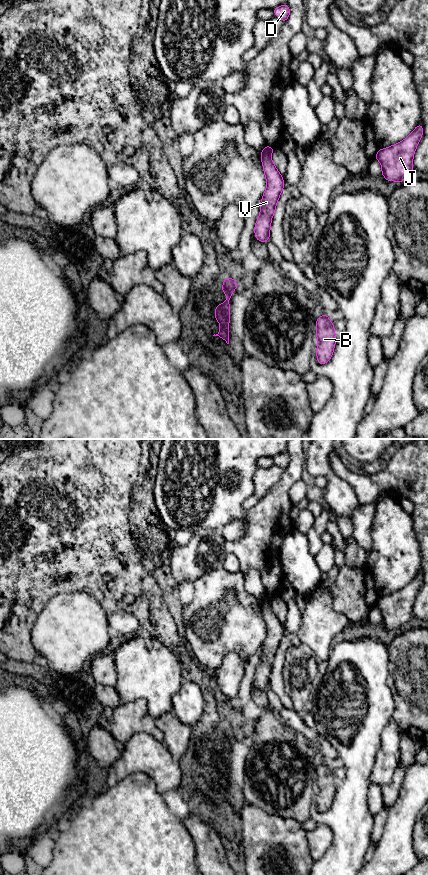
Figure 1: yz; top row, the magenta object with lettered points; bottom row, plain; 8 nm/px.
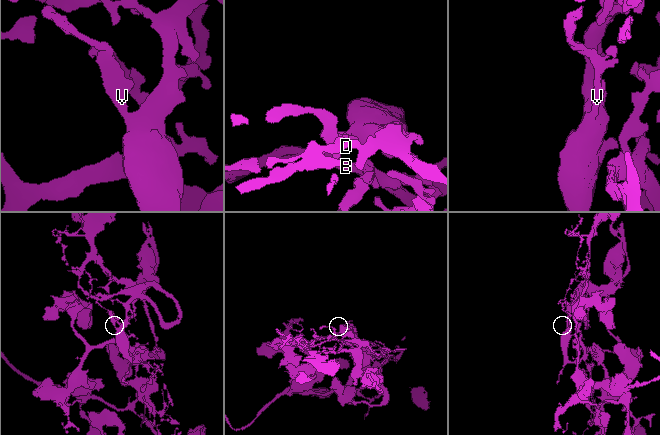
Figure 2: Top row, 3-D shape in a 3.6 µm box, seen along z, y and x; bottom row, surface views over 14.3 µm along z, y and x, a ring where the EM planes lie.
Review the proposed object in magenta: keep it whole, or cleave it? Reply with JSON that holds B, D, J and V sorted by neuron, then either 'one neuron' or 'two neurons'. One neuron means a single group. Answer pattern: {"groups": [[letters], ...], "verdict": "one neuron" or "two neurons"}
{"groups": [["B", "D", "J", "V"]], "verdict": "one neuron"}

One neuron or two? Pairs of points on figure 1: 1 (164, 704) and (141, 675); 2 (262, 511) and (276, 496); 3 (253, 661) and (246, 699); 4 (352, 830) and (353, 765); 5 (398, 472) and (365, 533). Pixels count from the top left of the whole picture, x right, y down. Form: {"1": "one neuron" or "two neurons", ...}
{"1": "one neuron", "2": "one neuron", "3": "one neuron", "4": "one neuron", "5": "two neurons"}

